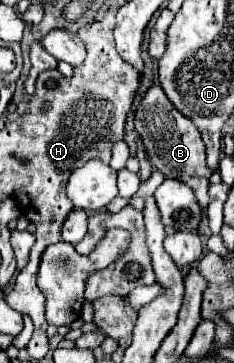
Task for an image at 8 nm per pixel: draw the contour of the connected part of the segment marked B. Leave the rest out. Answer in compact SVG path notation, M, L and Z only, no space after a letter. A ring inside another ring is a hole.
M154 85L148 89L144 95L142 103L136 107L136 117L134 117L136 131L142 137L142 143L148 151L148 157L152 165L162 171L166 177L178 179L182 183L188 183L188 187L194 189L198 203L202 205L202 213L208 205L208 179L210 179L210 169L206 165L206 151L204 143L200 137L200 131L186 119L166 97L160 85Z

